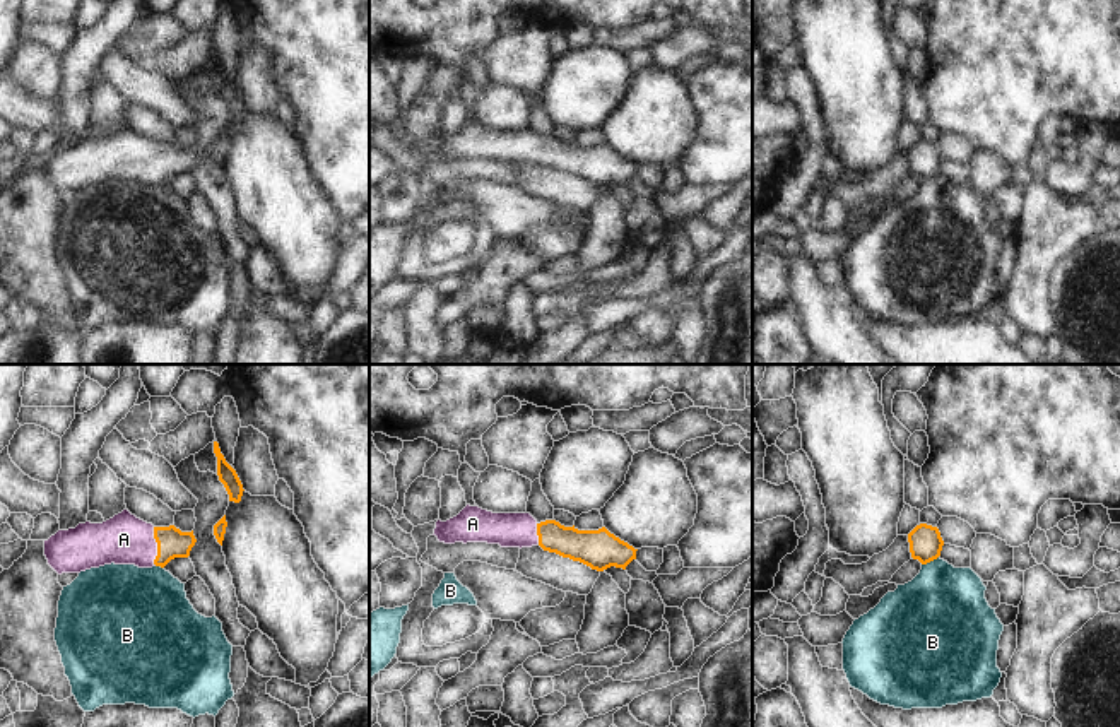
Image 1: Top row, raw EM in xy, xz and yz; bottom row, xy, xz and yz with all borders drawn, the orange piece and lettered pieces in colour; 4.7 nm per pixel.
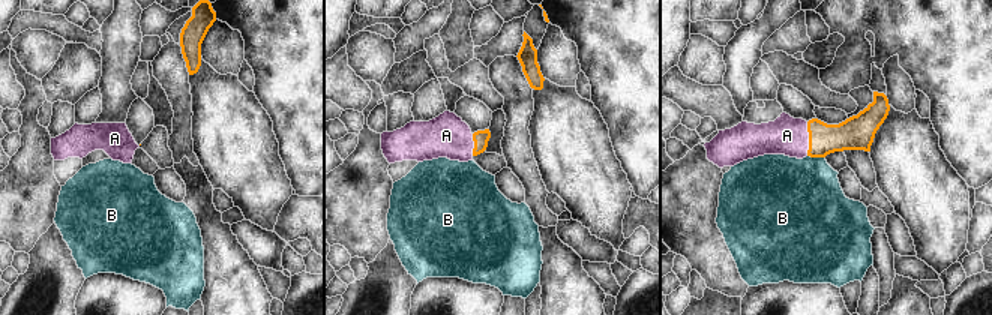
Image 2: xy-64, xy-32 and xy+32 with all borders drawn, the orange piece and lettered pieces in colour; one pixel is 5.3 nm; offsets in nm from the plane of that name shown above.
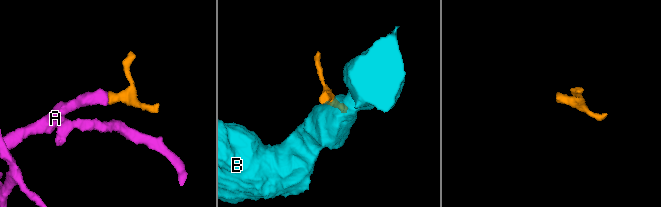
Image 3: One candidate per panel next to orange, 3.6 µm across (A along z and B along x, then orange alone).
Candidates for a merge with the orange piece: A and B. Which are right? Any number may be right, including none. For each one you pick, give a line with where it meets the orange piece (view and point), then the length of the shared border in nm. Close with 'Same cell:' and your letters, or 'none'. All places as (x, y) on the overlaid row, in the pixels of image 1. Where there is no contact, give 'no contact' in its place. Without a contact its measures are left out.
A: meets orange in xy at (158, 546); contact 180 nm long
Same cell: A

